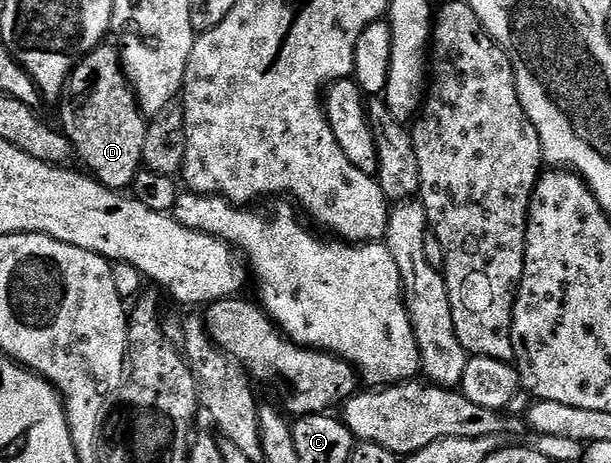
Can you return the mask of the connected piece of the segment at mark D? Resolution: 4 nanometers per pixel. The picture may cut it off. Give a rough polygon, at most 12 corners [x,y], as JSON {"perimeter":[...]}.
{"perimeter":[[113,43],[70,71],[58,112],[85,171],[129,189],[148,120]]}

